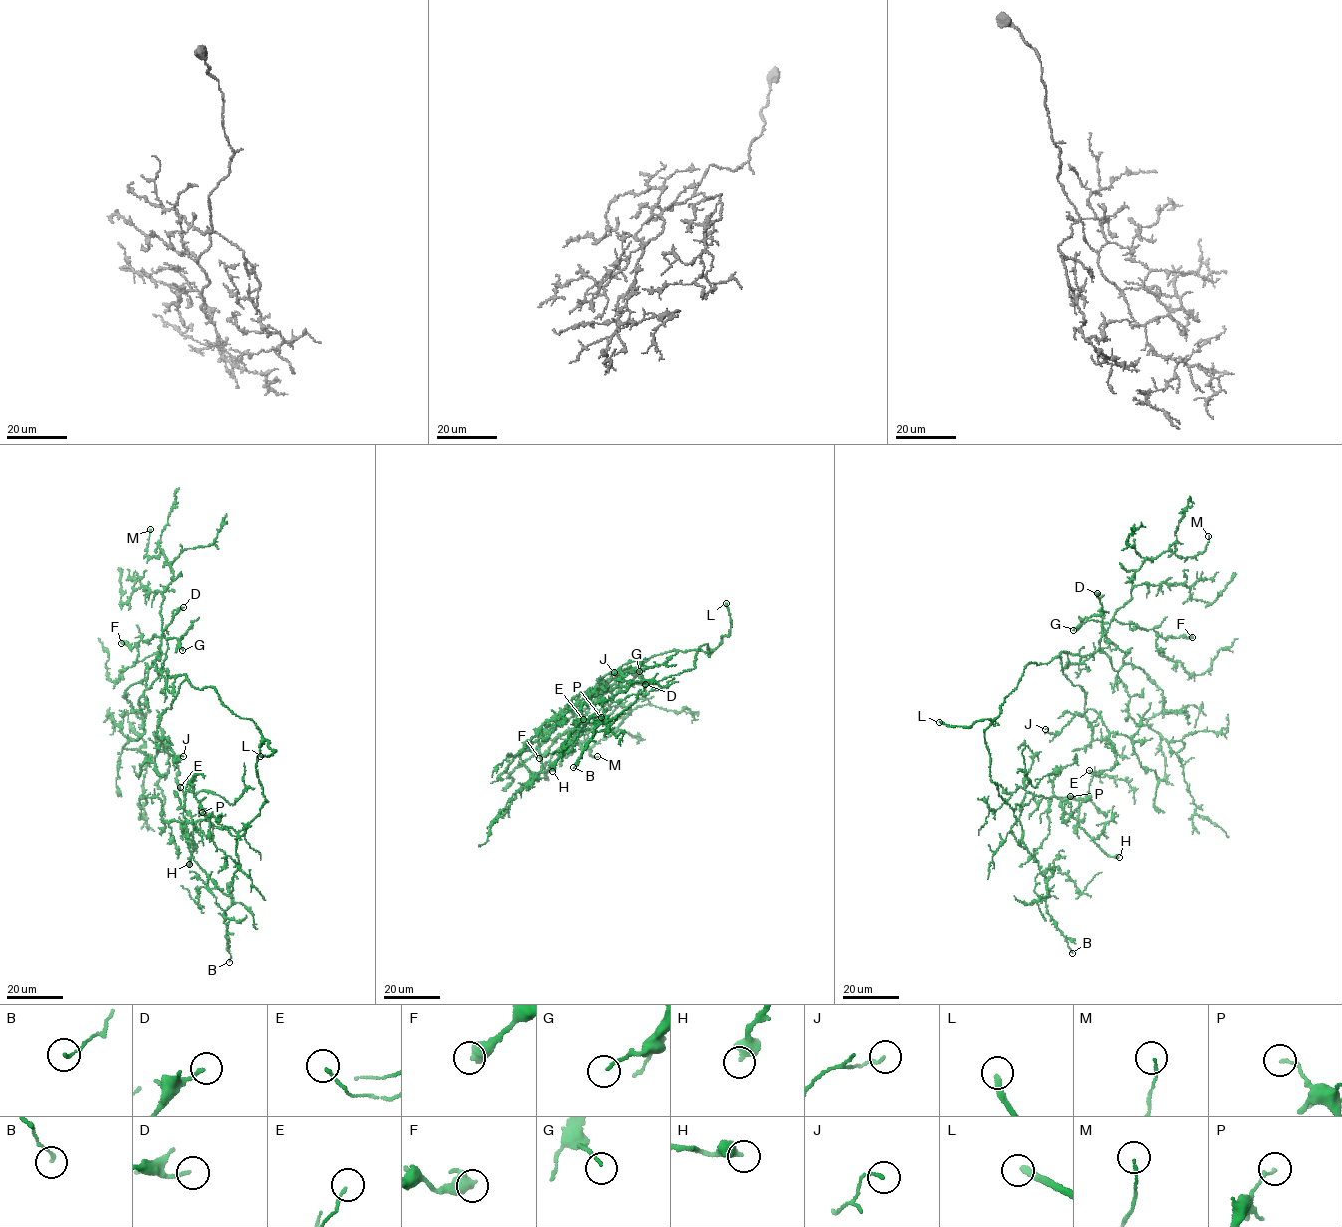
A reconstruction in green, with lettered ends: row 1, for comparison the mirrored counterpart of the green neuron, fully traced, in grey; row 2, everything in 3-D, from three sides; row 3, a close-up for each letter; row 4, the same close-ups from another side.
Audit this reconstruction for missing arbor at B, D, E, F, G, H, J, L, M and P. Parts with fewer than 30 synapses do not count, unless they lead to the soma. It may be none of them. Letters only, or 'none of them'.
L

